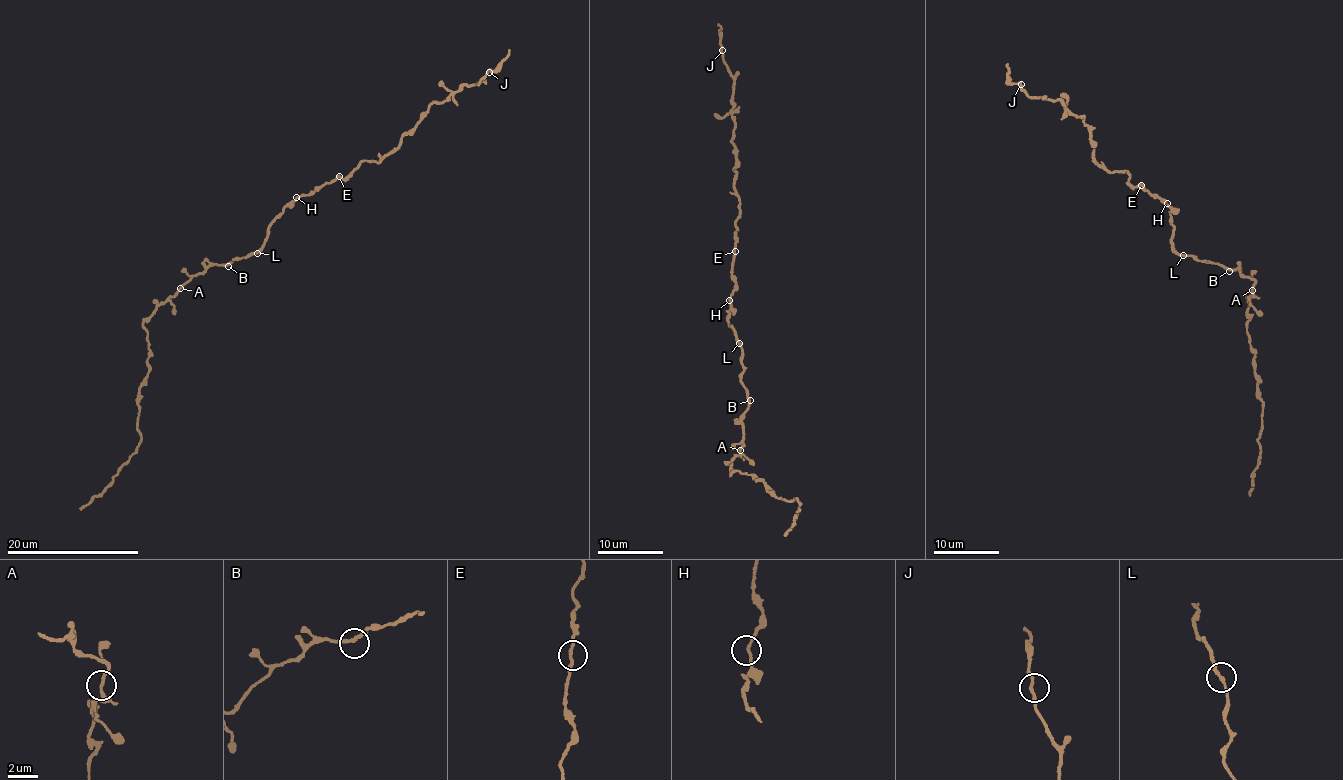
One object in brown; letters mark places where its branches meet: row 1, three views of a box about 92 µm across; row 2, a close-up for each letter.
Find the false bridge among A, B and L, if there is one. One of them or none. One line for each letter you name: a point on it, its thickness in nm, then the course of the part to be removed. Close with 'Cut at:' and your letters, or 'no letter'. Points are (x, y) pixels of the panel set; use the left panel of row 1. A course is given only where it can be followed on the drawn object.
Cut at: no letter

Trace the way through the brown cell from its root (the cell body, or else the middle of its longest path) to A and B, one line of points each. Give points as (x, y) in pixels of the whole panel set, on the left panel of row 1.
A: (260, 248), (246, 257), (232, 258), (228, 264), (212, 264), (180, 288)
B: (260, 248), (246, 257), (232, 258), (228, 266)

